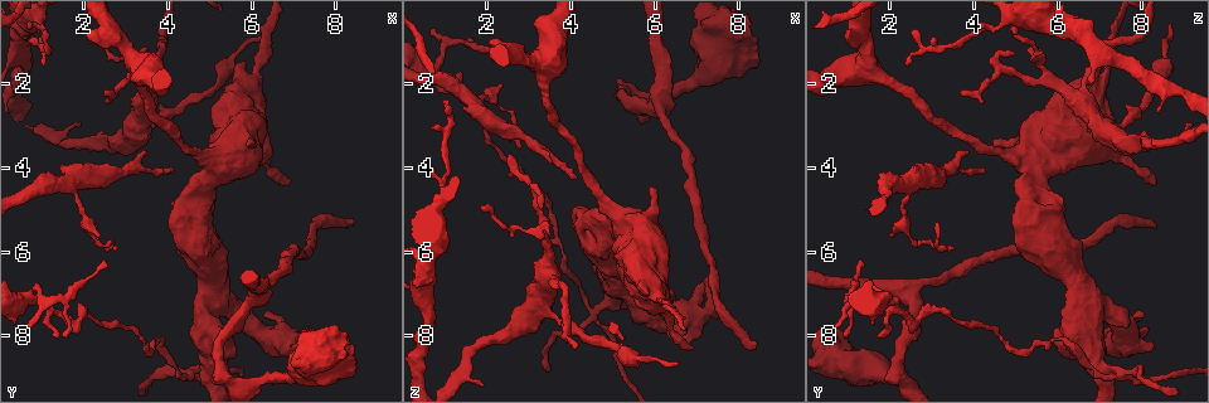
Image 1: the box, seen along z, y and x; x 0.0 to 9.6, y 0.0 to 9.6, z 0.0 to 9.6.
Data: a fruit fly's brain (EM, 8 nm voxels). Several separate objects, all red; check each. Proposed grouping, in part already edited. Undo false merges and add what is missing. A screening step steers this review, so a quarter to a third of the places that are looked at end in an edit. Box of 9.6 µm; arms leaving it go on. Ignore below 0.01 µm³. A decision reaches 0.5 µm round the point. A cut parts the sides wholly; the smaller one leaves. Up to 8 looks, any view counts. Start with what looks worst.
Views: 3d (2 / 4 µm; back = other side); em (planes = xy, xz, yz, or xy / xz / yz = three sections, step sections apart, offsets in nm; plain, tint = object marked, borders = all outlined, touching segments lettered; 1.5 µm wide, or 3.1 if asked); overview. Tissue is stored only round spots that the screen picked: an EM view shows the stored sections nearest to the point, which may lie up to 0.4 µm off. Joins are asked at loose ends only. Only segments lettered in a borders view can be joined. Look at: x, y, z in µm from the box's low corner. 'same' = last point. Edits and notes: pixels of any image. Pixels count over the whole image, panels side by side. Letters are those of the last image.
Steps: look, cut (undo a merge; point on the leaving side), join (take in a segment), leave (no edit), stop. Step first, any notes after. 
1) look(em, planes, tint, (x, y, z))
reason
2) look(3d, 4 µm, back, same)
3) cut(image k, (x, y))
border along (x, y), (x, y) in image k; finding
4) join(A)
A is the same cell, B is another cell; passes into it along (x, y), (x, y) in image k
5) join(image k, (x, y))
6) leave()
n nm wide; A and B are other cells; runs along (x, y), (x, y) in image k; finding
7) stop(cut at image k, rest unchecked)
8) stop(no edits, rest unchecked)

look(em, planes, borders, (4.05, 4.15, 4.30))
tapers out

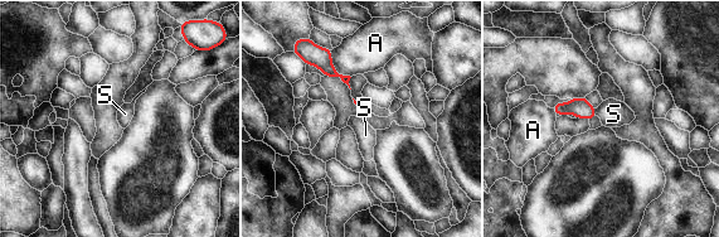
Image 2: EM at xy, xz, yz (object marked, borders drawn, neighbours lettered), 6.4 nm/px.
leave()
A touches over 220 nm; A and S are other cells; no lettered segment goes on from it

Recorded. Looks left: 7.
look(3d, 2 µm, (2.85, 5.90, 3.55))
thin end

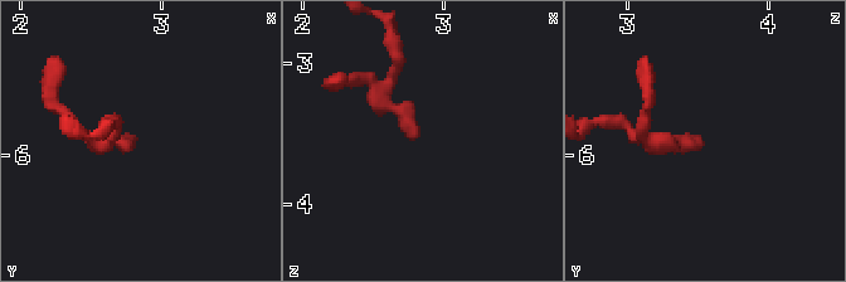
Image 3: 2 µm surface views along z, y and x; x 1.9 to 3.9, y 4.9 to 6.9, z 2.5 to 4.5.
look(em, planes, plain, (2.80, 5.88, 3.54))

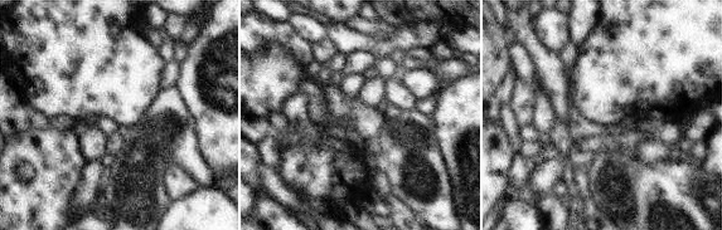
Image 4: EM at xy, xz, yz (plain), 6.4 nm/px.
look(em, planes, borders, same)

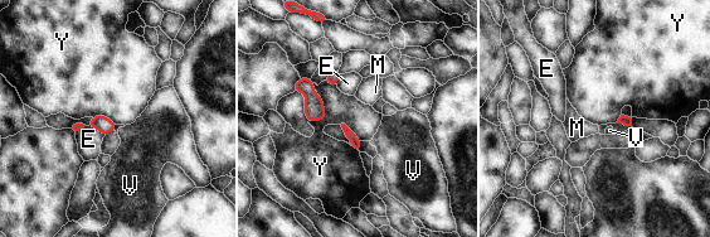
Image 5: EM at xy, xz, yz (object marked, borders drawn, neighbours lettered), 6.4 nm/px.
leave()
E, M, V and Y are other cells; none of them fits

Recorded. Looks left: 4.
look(3d, 2 µm, (6.90, 4.35, 8.25))
branch stops here

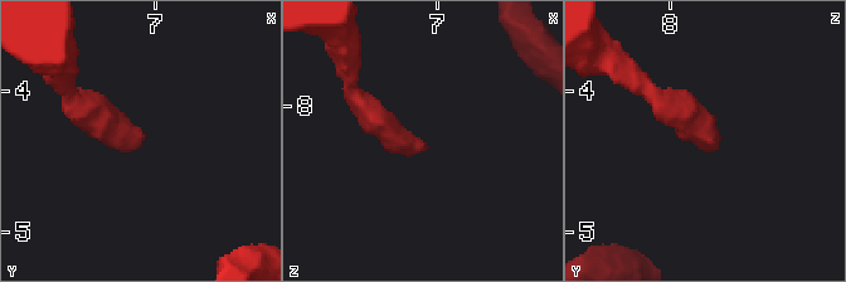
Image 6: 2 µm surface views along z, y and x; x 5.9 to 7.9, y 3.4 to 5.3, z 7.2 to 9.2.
look(em, planes, borders, (6.94, 4.34, 8.30))

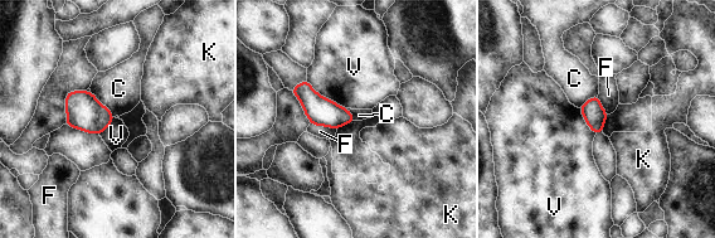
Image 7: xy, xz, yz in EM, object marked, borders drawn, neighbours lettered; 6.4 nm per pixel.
leave()
C, F, K and V are other cells; border along (307, 79), (319, 93), (345, 108) in image 7; no lettered segment goes on from it

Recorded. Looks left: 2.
stop(no edits, rest unchecked)

